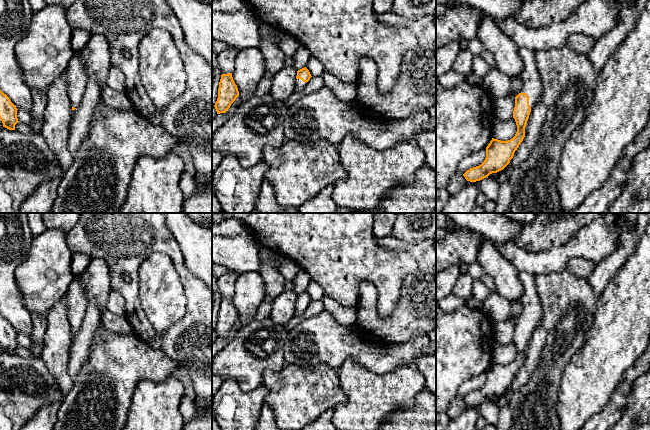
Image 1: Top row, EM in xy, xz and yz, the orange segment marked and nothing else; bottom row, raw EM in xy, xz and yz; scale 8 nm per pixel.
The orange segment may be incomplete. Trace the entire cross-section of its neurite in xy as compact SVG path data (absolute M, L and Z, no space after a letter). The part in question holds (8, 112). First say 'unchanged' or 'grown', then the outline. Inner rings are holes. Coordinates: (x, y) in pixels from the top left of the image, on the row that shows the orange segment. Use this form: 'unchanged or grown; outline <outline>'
unchanged; outline M0 90L0 120L3 123L3 127L15 130L15 125L19 122L17 110L9 97Z

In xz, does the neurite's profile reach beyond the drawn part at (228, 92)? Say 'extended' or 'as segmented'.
as segmented

